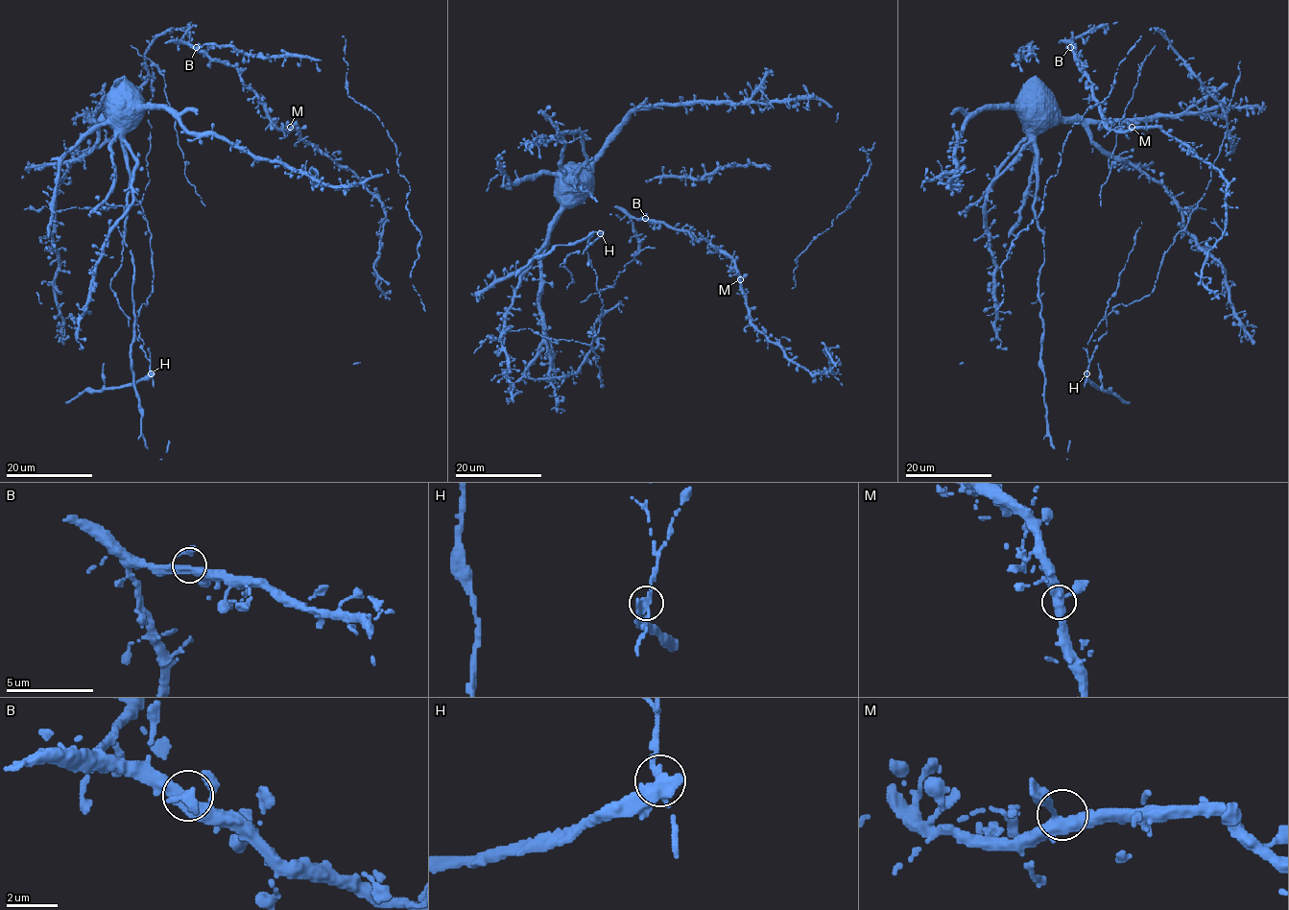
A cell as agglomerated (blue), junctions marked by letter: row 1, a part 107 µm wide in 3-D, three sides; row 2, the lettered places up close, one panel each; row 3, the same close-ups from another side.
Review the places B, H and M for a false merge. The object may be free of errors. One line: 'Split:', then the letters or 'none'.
Split: H

